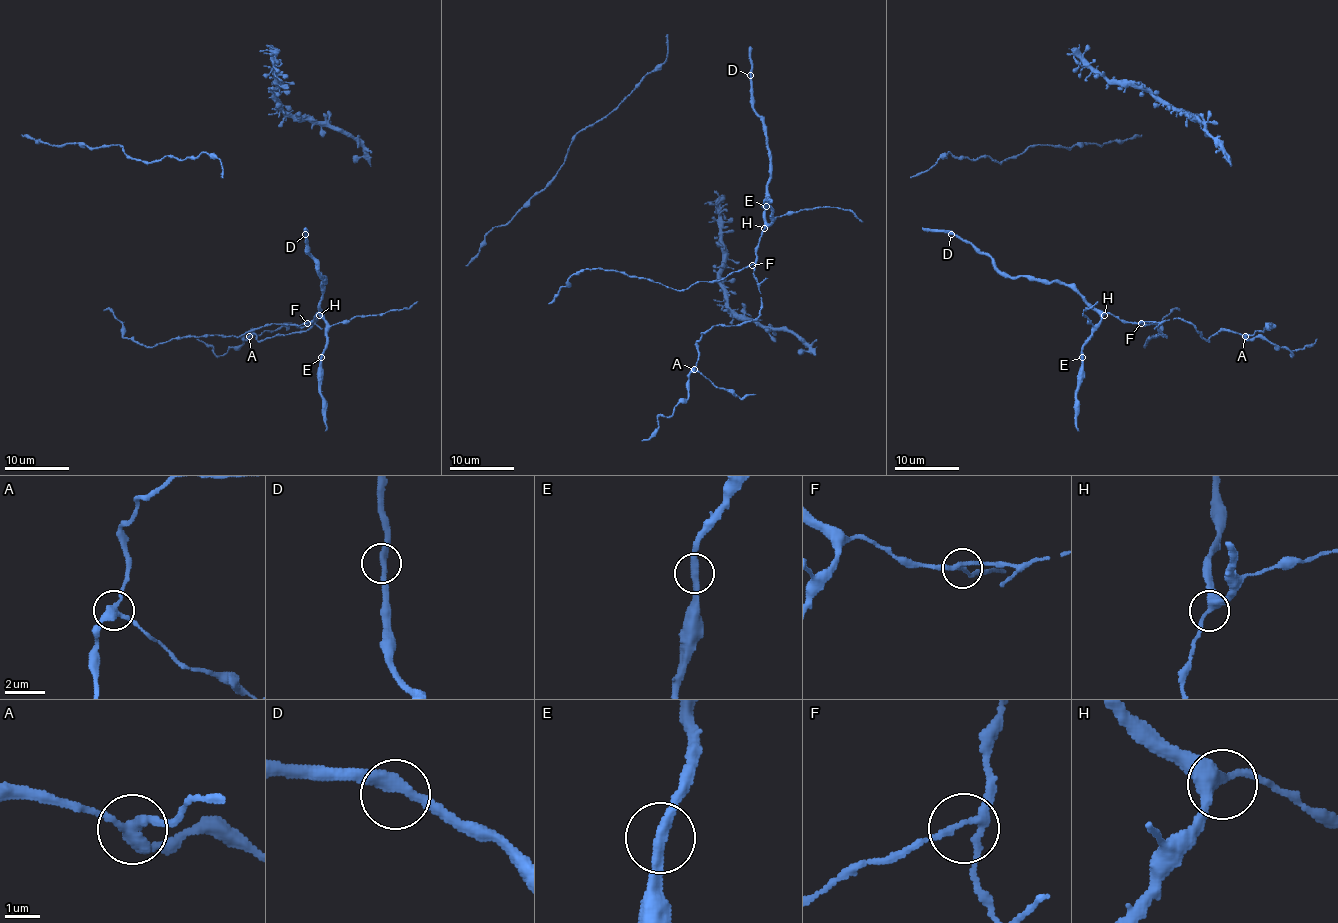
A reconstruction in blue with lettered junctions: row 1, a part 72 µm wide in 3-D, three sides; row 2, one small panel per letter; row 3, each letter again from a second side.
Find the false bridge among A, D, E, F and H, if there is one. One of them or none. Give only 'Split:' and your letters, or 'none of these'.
Split: A

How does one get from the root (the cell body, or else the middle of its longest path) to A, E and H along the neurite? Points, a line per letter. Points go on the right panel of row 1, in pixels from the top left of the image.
A: (924, 228), (953, 231), (1011, 276), (1066, 283), (1120, 320), (1183, 318), (1207, 341), (1219, 331), (1245, 336)
E: (924, 228), (953, 231), (985, 252), (1001, 271), (1011, 276), (1069, 284), (1101, 318), (1082, 350), (1082, 357)
H: (924, 228), (953, 231), (985, 252), (1001, 271), (1011, 276), (1066, 283), (1104, 315)

